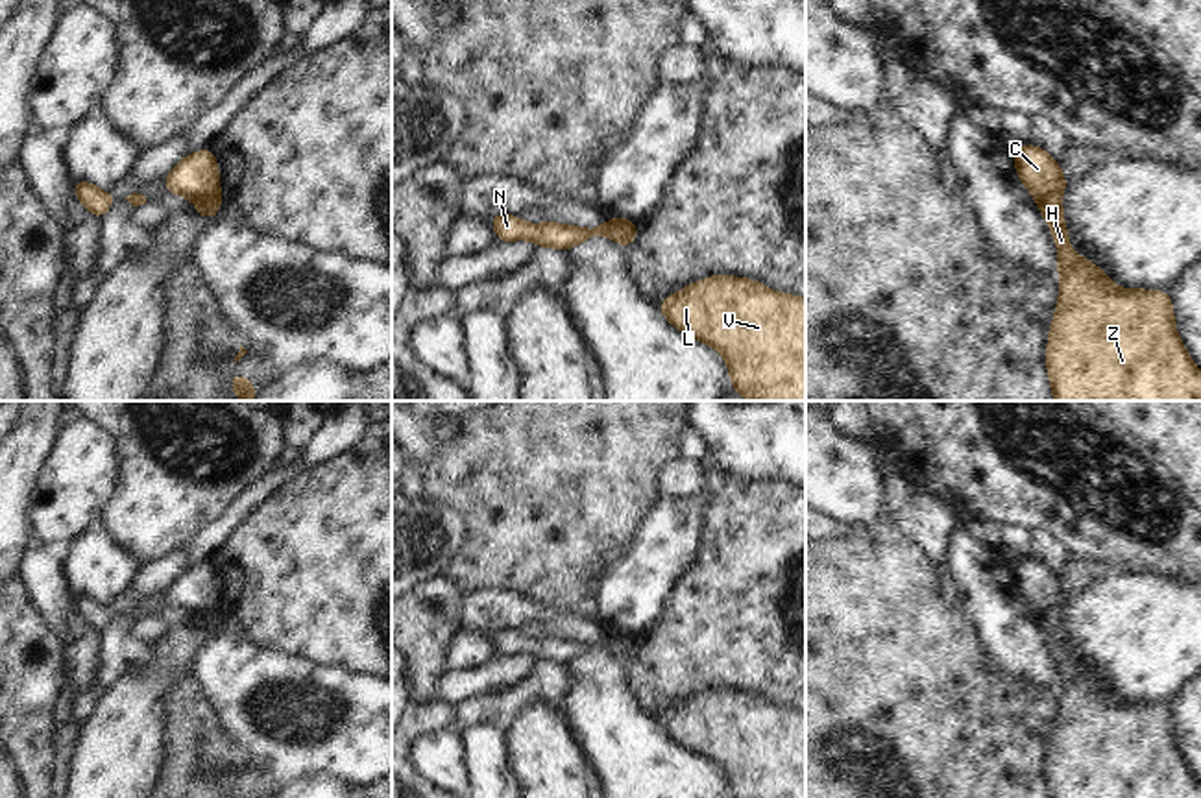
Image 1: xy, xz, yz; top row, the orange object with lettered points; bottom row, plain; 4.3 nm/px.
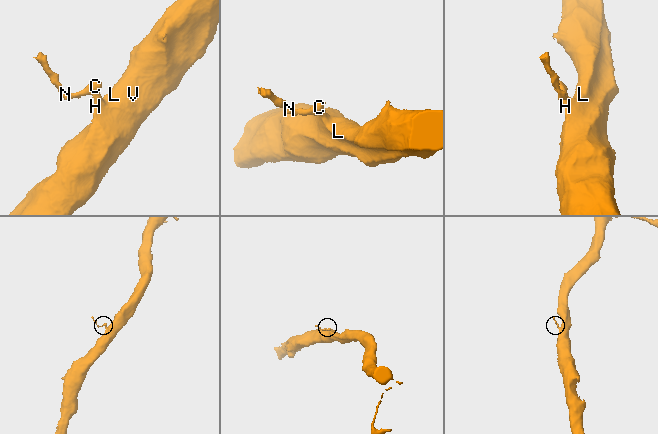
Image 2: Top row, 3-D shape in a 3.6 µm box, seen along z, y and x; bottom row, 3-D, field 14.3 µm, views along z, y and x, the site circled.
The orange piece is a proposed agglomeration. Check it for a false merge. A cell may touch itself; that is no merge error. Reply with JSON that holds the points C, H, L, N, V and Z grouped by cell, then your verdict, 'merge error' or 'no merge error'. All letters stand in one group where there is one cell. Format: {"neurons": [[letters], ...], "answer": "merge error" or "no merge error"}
{"neurons": [["C", "N"], ["H", "L", "V", "Z"]], "answer": "merge error"}

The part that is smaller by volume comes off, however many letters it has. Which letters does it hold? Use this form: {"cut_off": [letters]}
{"cut_off": ["C", "N"]}

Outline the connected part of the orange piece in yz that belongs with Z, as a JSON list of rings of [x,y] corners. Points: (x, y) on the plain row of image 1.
[[[1061,608],[1037,611],[1059,665],[1059,719],[1048,750],[1051,798],[1201,798],[1181,757],[1170,706],[1122,704],[1068,658]]]

